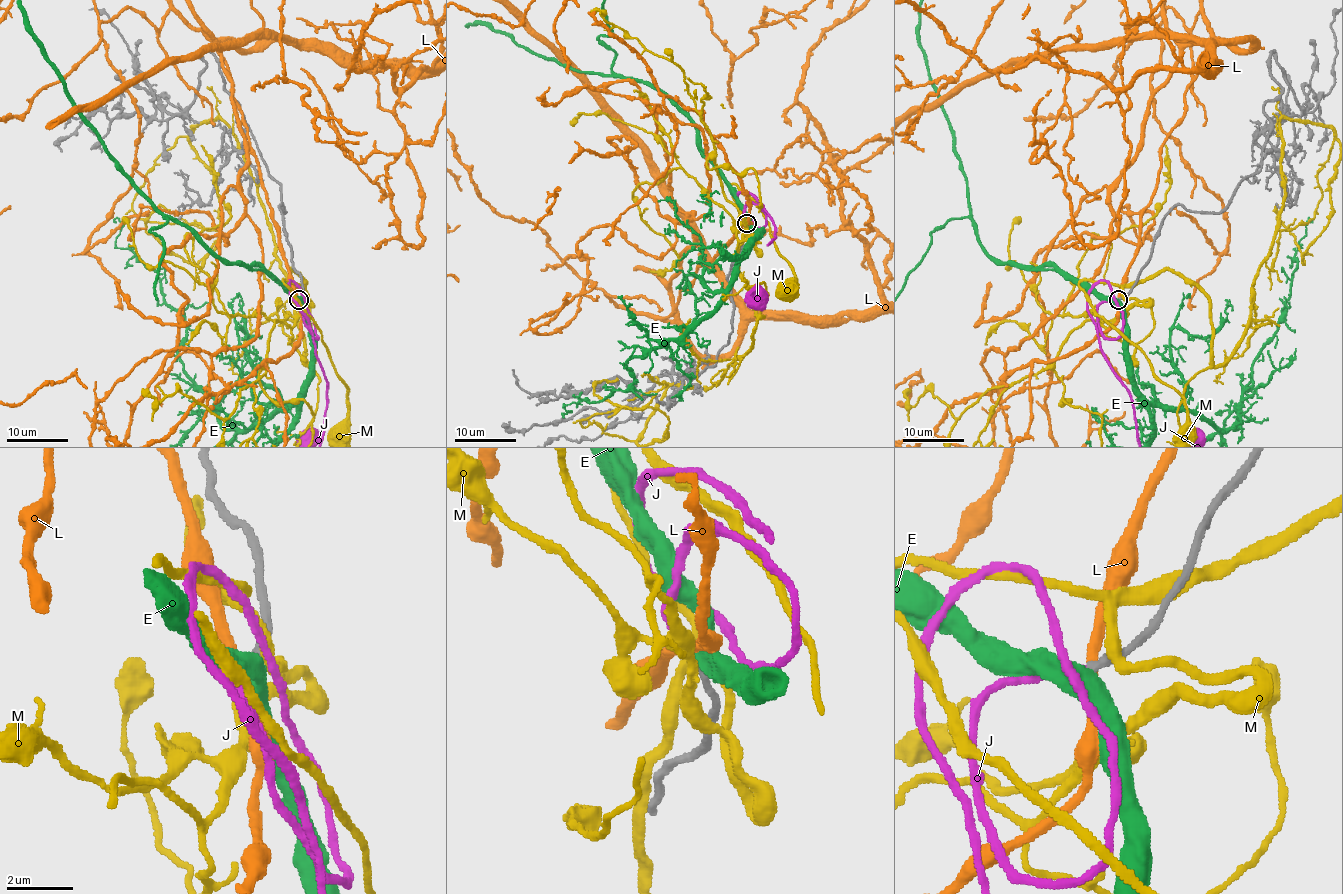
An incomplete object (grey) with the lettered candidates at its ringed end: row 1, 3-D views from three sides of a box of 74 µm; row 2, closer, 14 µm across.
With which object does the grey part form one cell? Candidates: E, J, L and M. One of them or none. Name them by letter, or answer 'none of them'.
J

